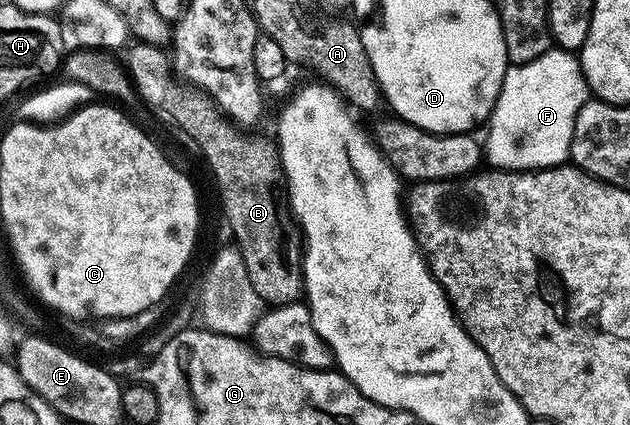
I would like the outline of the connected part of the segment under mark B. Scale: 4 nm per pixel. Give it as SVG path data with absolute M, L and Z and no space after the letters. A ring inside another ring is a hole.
M135 40L122 51L121 62L134 86L134 93L138 101L141 100L151 110L172 118L177 125L183 126L184 135L196 141L195 150L203 153L207 161L210 177L213 179L214 189L219 189L217 202L226 207L228 217L226 225L230 226L234 242L245 260L245 272L249 272L249 281L257 296L268 307L288 306L291 302L300 301L304 293L303 268L301 254L298 249L279 250L283 246L283 225L289 222L289 214L285 209L285 194L281 187L284 185L283 168L279 165L279 151L274 141L266 142L263 138L249 138L240 132L224 115L219 108L202 91L184 84L177 77L172 59L163 46L155 46L151 42Z

